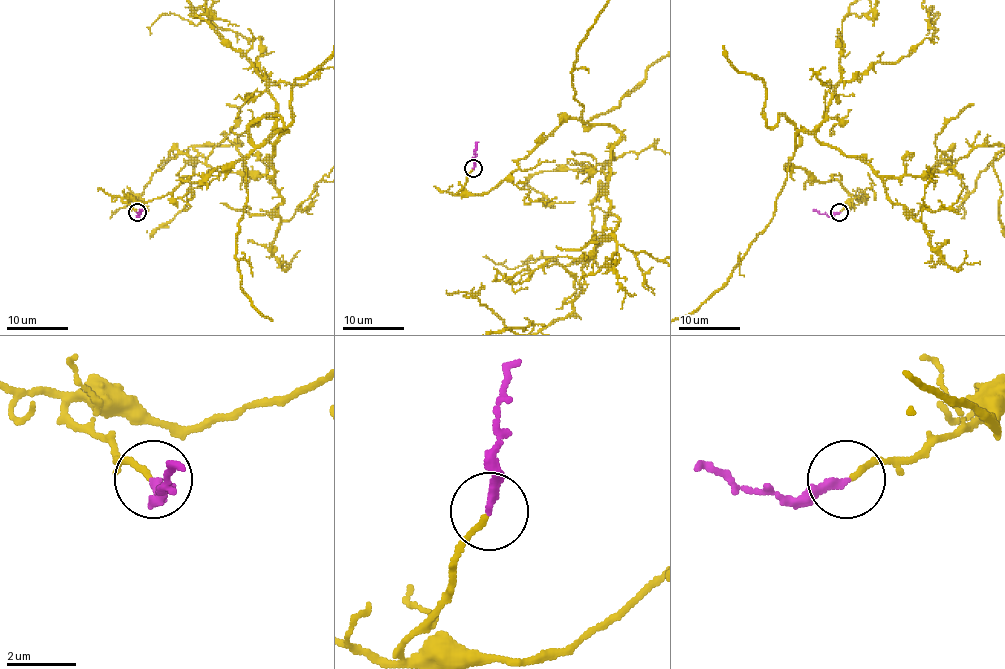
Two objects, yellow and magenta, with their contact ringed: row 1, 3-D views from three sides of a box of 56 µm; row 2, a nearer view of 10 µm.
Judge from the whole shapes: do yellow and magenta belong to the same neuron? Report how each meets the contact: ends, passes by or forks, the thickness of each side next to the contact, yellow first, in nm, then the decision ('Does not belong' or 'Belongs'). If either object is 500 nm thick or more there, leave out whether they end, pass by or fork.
At the ring yellow ends. At the ring magenta ends. Thickness 160 nm (yellow) against 240 nm. Belongs

